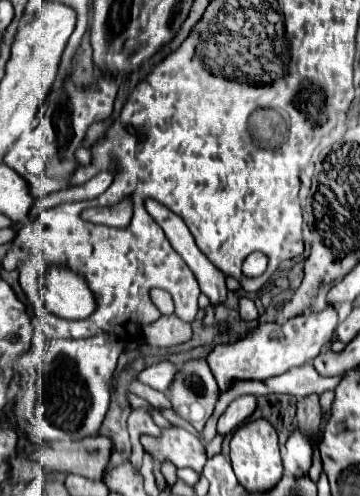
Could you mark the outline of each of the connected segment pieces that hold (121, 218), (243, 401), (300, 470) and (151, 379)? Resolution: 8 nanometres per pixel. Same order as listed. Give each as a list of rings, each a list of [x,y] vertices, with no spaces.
[[[121,201],[115,207],[107,209],[85,209],[81,217],[89,223],[101,223],[115,229],[125,229],[131,221],[131,201]]]
[[[249,395],[237,397],[235,401],[231,401],[229,407],[225,409],[225,413],[217,421],[217,433],[219,435],[227,435],[229,431],[237,429],[253,413],[255,403],[257,403],[257,399],[249,397]]]
[[[295,431],[293,437],[289,437],[285,447],[287,447],[287,451],[283,455],[285,471],[295,477],[305,475],[311,467],[311,461],[313,461],[313,447],[311,447],[309,439],[303,433]]]
[[[167,361],[167,363],[153,363],[153,365],[145,367],[145,369],[137,375],[137,379],[139,379],[141,383],[145,383],[145,385],[149,385],[149,387],[165,393],[165,391],[169,389],[169,381],[173,379],[173,373],[175,373],[175,371],[177,371],[177,369],[175,369],[175,365],[173,365],[171,361]]]

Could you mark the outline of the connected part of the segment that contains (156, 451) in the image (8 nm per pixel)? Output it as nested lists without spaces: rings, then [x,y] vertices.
[[[181,427],[165,429],[161,437],[157,438],[142,436],[141,444],[153,457],[156,466],[169,460],[175,463],[175,467],[191,467],[203,471],[207,461],[207,453],[201,439]]]

